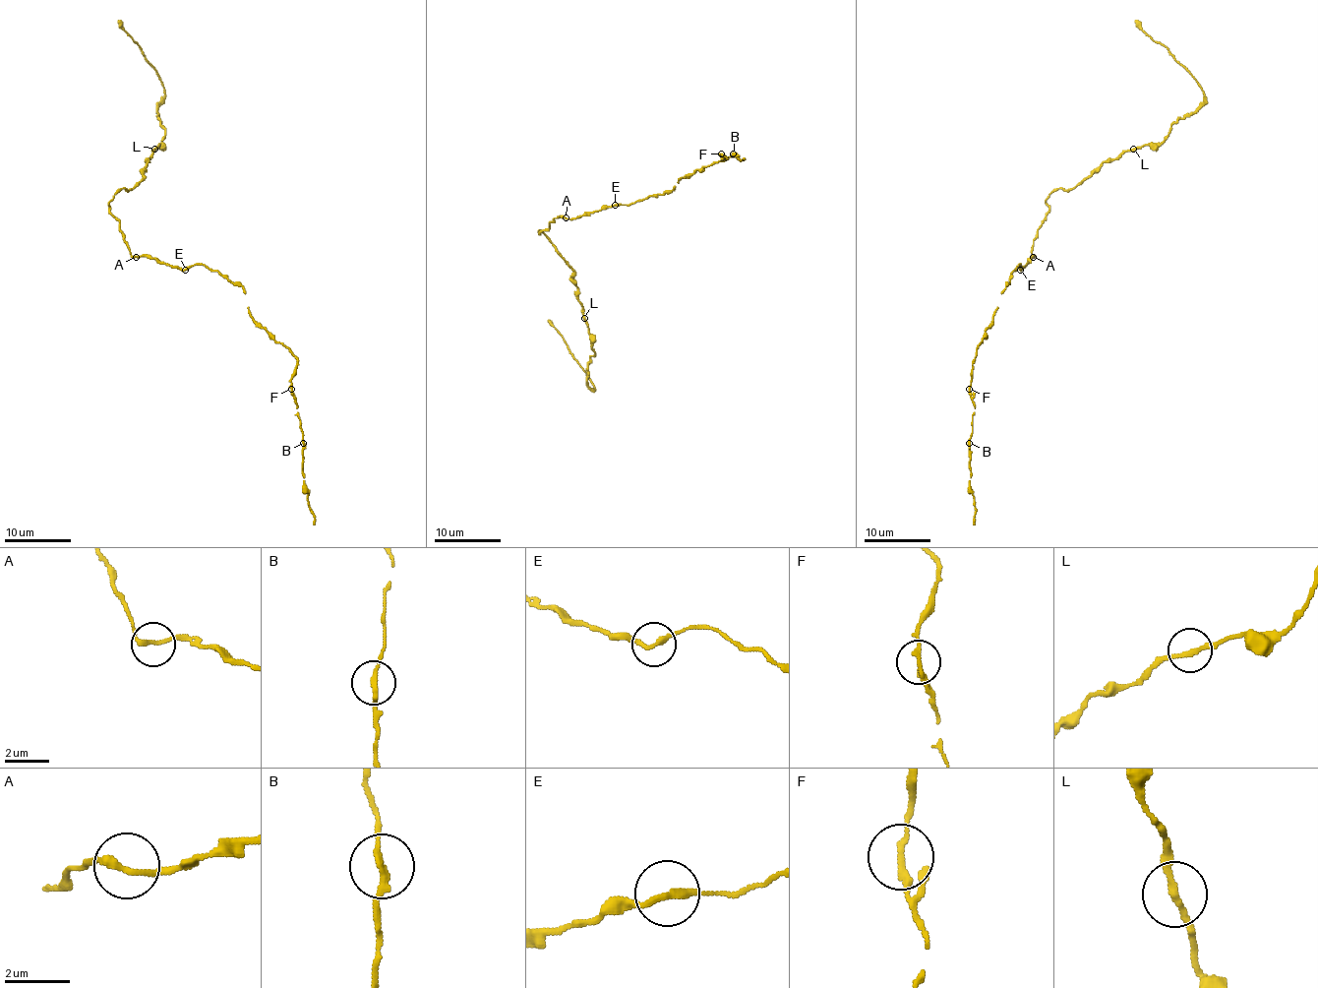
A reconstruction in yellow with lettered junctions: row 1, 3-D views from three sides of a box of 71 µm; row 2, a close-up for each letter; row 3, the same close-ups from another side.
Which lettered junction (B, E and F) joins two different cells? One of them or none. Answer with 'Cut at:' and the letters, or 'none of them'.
Cut at: none of them

